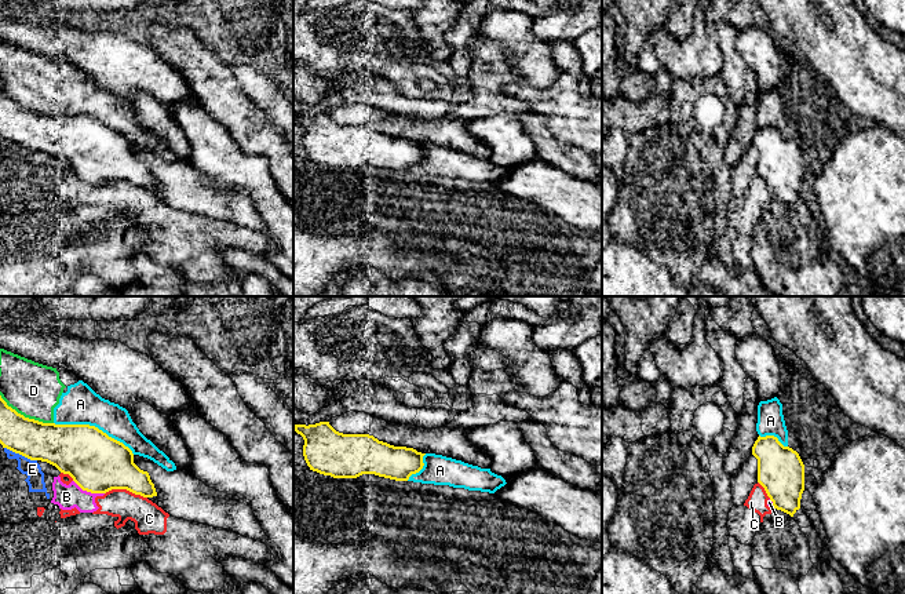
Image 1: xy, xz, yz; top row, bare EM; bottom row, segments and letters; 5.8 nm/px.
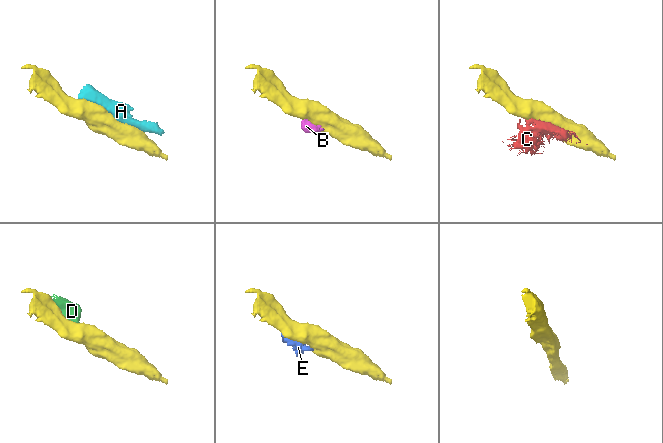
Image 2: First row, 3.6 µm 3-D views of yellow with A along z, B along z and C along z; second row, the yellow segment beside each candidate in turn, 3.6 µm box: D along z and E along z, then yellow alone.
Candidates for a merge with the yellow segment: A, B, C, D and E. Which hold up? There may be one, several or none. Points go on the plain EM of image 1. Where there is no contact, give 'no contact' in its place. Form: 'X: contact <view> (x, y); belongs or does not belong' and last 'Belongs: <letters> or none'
A: contact xy (94, 117); does not belong
B: contact xy (88, 182); does not belong
C: contact xy (126, 179); does not belong
D: contact xy (24, 108); does not belong
E: contact xy (21, 145); does not belong
Belongs: none

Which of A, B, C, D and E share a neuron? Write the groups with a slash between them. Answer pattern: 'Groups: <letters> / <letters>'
Groups: A D / B C E

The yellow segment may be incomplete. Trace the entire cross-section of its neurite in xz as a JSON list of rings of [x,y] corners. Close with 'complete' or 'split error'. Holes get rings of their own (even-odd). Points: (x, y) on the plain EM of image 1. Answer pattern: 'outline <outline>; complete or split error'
outline [[[329,113],[295,116],[304,131],[303,147],[310,161],[333,170],[357,170],[362,165],[408,172],[419,164],[426,145],[394,138],[369,125],[343,125]]]; complete

